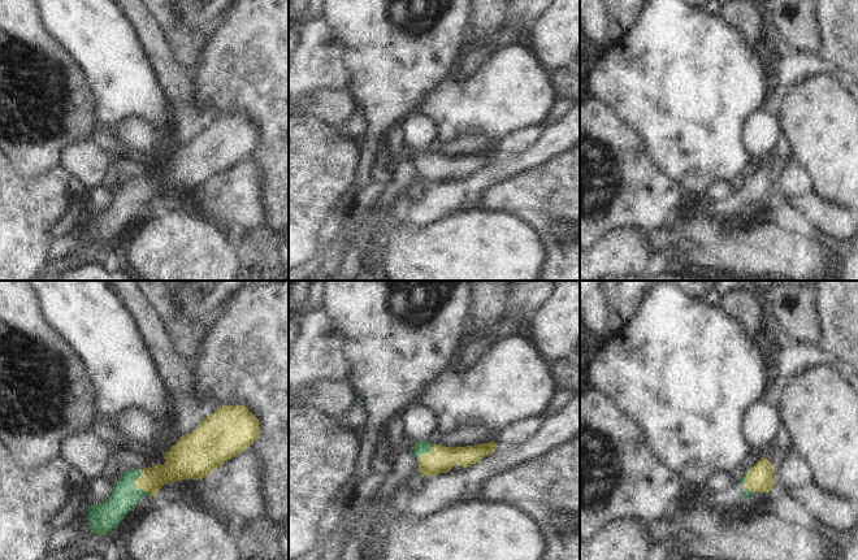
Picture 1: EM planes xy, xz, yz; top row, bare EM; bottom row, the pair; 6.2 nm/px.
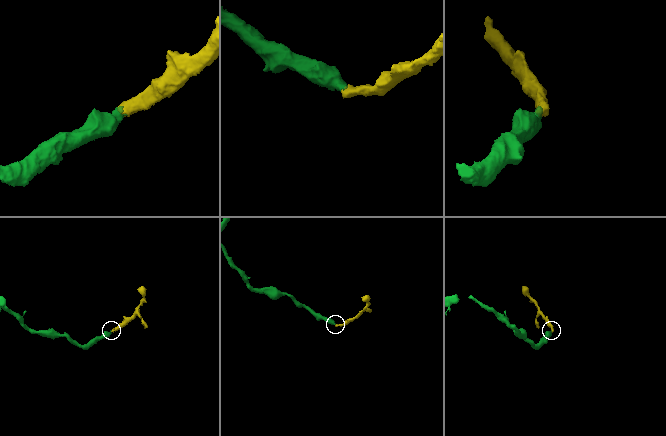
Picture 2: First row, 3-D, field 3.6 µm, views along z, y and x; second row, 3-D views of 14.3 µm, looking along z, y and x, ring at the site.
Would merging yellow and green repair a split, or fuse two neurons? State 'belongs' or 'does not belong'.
belongs

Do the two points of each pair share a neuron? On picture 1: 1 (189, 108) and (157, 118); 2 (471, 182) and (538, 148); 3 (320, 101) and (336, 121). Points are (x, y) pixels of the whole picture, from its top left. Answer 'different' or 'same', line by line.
1: different
2: same
3: same

